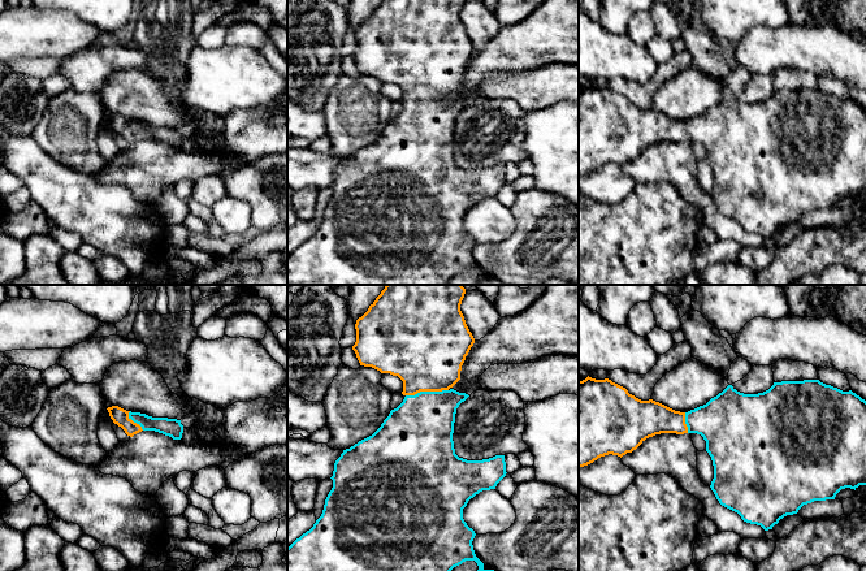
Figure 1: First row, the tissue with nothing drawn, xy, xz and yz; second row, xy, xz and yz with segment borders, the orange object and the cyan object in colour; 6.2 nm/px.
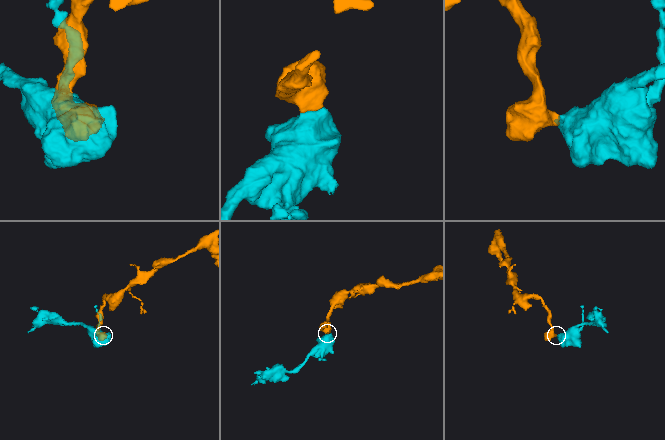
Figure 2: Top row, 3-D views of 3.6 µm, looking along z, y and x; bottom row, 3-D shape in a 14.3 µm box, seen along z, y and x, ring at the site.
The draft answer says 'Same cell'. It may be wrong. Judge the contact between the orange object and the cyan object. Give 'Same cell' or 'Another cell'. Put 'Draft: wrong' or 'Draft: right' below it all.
Same cell
Draft: right

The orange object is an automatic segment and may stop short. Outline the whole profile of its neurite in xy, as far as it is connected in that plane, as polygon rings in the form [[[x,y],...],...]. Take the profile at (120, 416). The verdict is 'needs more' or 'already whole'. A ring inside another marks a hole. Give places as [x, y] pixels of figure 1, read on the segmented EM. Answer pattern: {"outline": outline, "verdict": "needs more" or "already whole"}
{"outline": [[[118,406],[107,408],[114,424],[121,427],[130,437],[142,431],[155,431],[173,440],[181,440],[183,425],[181,420],[168,418],[152,418],[140,412],[126,411]]], "verdict": "needs more"}

